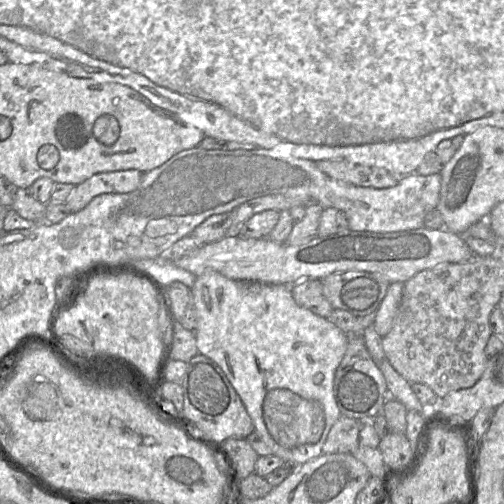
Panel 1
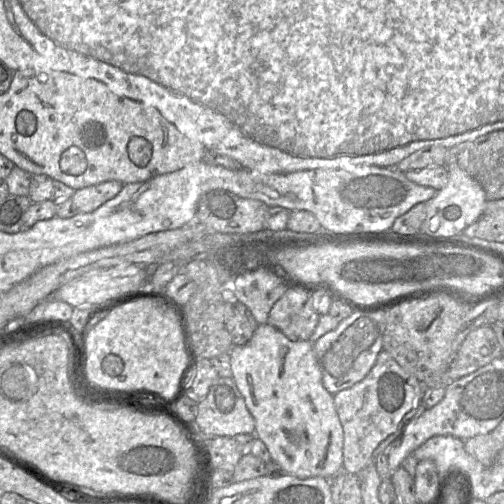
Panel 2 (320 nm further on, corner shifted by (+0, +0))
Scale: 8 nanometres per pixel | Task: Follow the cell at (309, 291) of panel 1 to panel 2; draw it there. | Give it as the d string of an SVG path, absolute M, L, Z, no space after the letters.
M299 289L286 290L271 308L267 323L291 341L309 340L320 315L312 306L312 296Z

